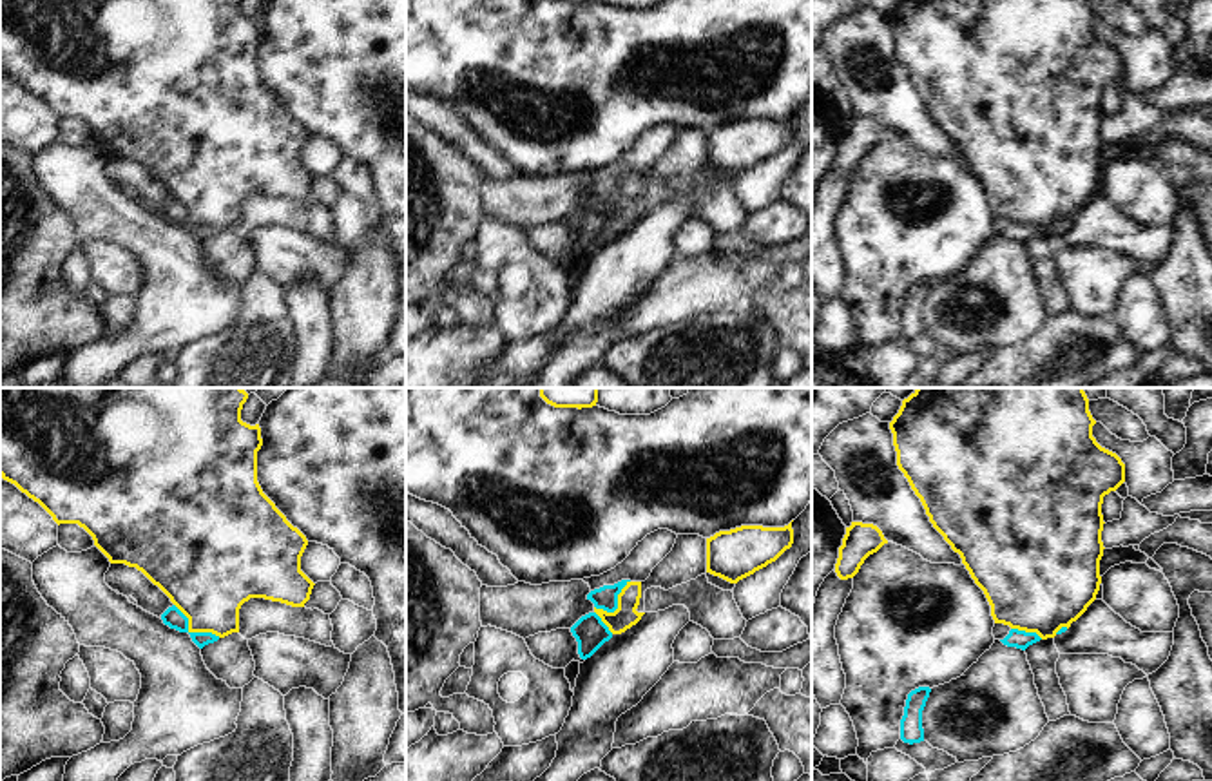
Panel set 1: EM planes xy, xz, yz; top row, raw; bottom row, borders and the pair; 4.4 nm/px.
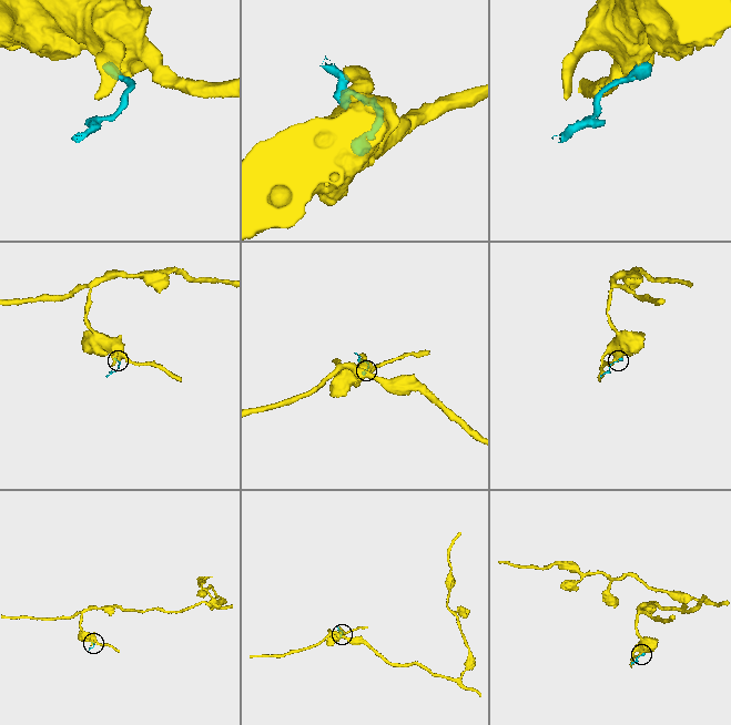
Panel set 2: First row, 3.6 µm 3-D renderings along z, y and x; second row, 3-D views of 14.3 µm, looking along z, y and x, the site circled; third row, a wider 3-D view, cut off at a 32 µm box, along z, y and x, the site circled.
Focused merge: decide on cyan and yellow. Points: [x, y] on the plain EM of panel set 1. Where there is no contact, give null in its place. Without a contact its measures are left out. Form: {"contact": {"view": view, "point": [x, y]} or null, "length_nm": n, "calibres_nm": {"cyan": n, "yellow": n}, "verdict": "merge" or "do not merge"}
{"contact": {"view": "xz", "point": [607, 205]}, "length_nm": 260, "calibres_nm": {"cyan": 100, "yellow": 100}, "verdict": "do not merge"}

